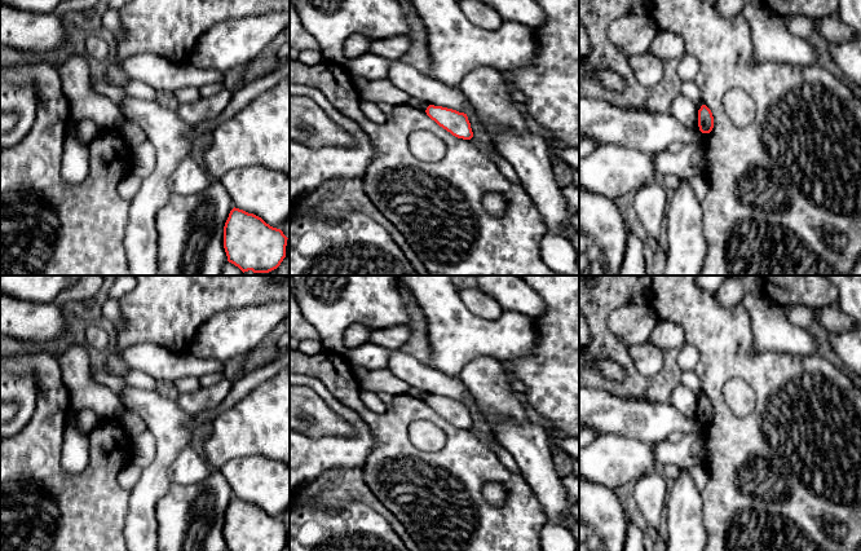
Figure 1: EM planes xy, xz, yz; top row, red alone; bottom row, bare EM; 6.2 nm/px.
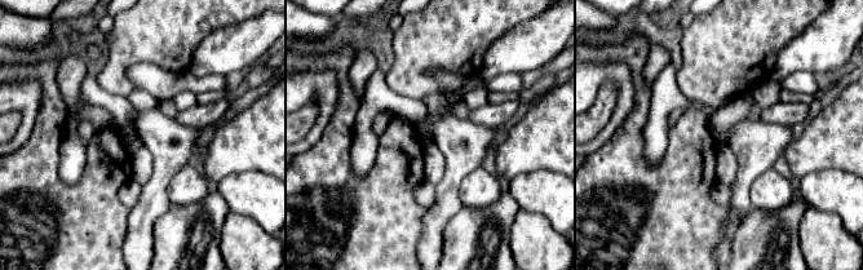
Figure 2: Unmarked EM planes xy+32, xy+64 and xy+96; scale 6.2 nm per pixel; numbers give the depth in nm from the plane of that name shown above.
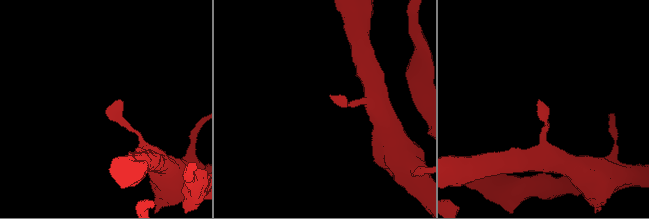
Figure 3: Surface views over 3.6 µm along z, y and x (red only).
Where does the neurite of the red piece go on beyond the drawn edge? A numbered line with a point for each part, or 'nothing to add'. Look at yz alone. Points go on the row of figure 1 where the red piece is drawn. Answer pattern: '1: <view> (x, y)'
nothing to add

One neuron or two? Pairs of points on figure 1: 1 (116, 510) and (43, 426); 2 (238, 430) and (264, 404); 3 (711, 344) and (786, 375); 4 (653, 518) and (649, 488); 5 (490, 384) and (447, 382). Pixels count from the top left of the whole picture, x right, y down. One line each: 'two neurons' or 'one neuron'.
1: one neuron
2: one neuron
3: one neuron
4: one neuron
5: two neurons

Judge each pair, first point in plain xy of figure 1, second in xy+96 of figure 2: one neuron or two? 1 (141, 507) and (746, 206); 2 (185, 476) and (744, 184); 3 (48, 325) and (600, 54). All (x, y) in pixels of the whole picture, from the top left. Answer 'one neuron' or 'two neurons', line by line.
1: one neuron
2: two neurons
3: two neurons

